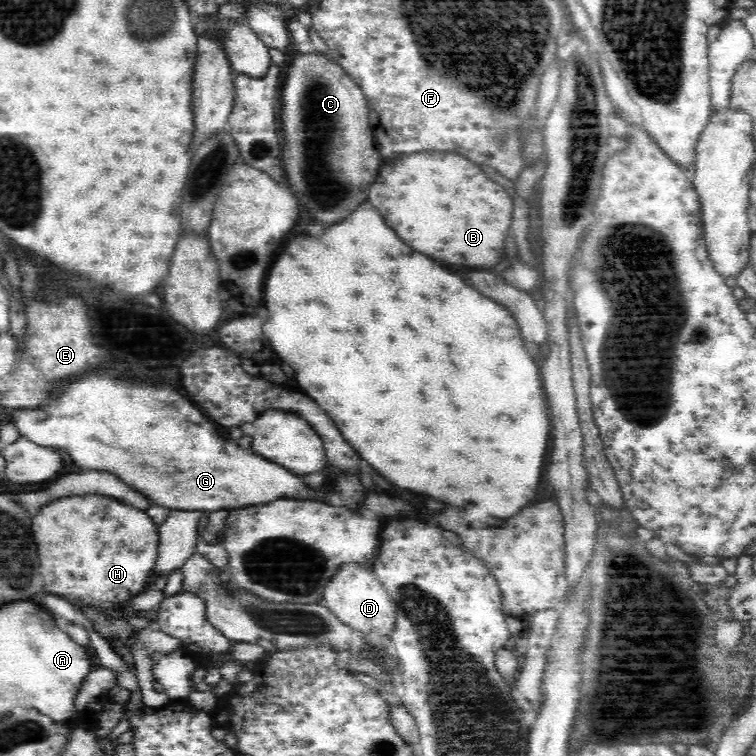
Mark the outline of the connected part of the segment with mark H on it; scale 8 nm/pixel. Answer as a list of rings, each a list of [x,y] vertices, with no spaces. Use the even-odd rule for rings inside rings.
[[[98,494],[62,498],[52,502],[50,506],[44,506],[42,510],[39,509],[34,515],[32,532],[37,552],[40,550],[40,572],[46,584],[46,592],[66,596],[68,600],[70,596],[72,600],[82,596],[110,598],[110,604],[123,605],[140,595],[152,579],[157,566],[159,526],[153,517],[148,516],[147,511]]]

